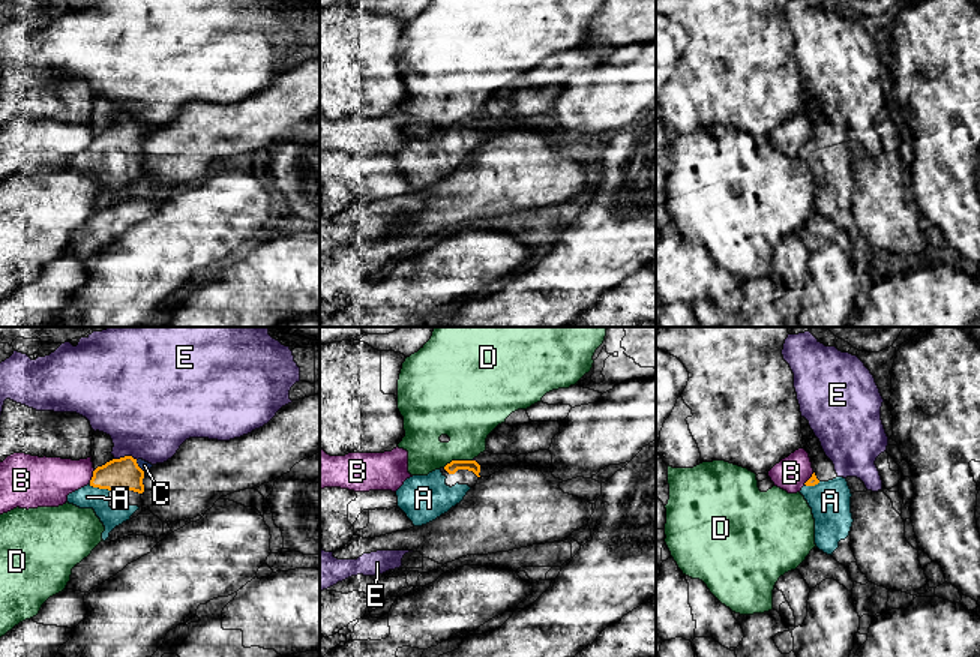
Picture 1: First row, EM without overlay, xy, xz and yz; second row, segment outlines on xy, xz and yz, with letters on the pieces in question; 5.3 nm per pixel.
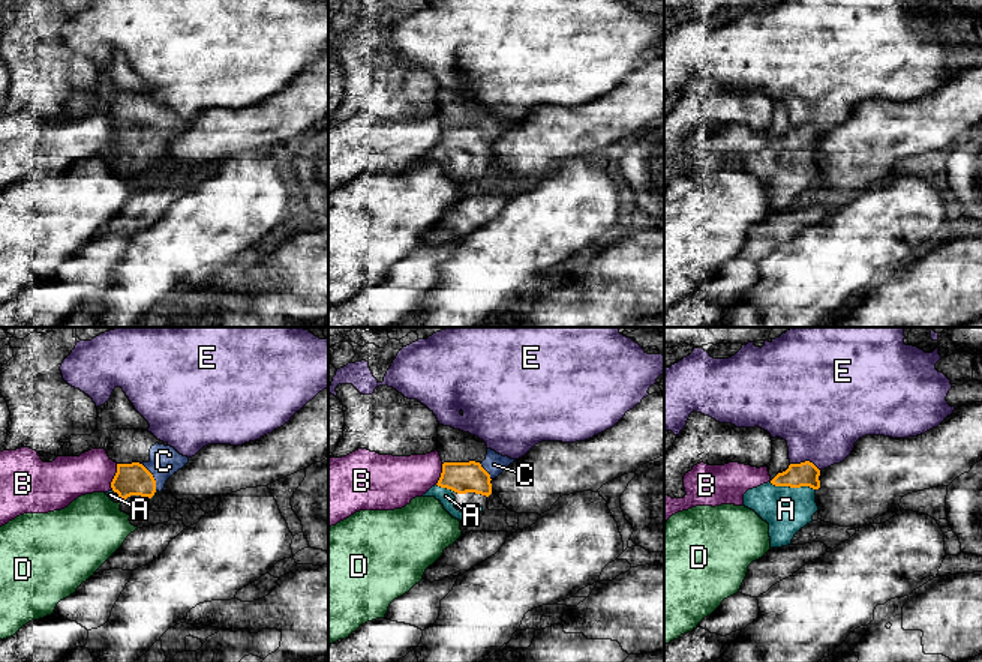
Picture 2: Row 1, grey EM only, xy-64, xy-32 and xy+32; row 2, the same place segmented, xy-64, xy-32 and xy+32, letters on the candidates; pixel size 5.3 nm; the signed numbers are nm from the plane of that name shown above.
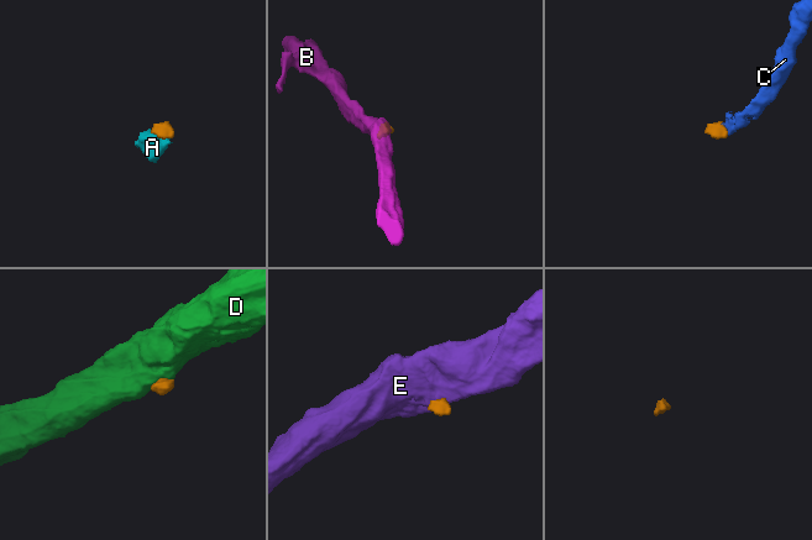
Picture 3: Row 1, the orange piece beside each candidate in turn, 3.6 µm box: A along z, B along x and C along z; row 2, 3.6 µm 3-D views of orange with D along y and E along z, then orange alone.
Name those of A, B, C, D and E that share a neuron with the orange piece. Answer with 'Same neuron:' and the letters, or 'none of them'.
Same neuron: A, C

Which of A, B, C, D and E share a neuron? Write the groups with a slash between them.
A C / B / D / E

